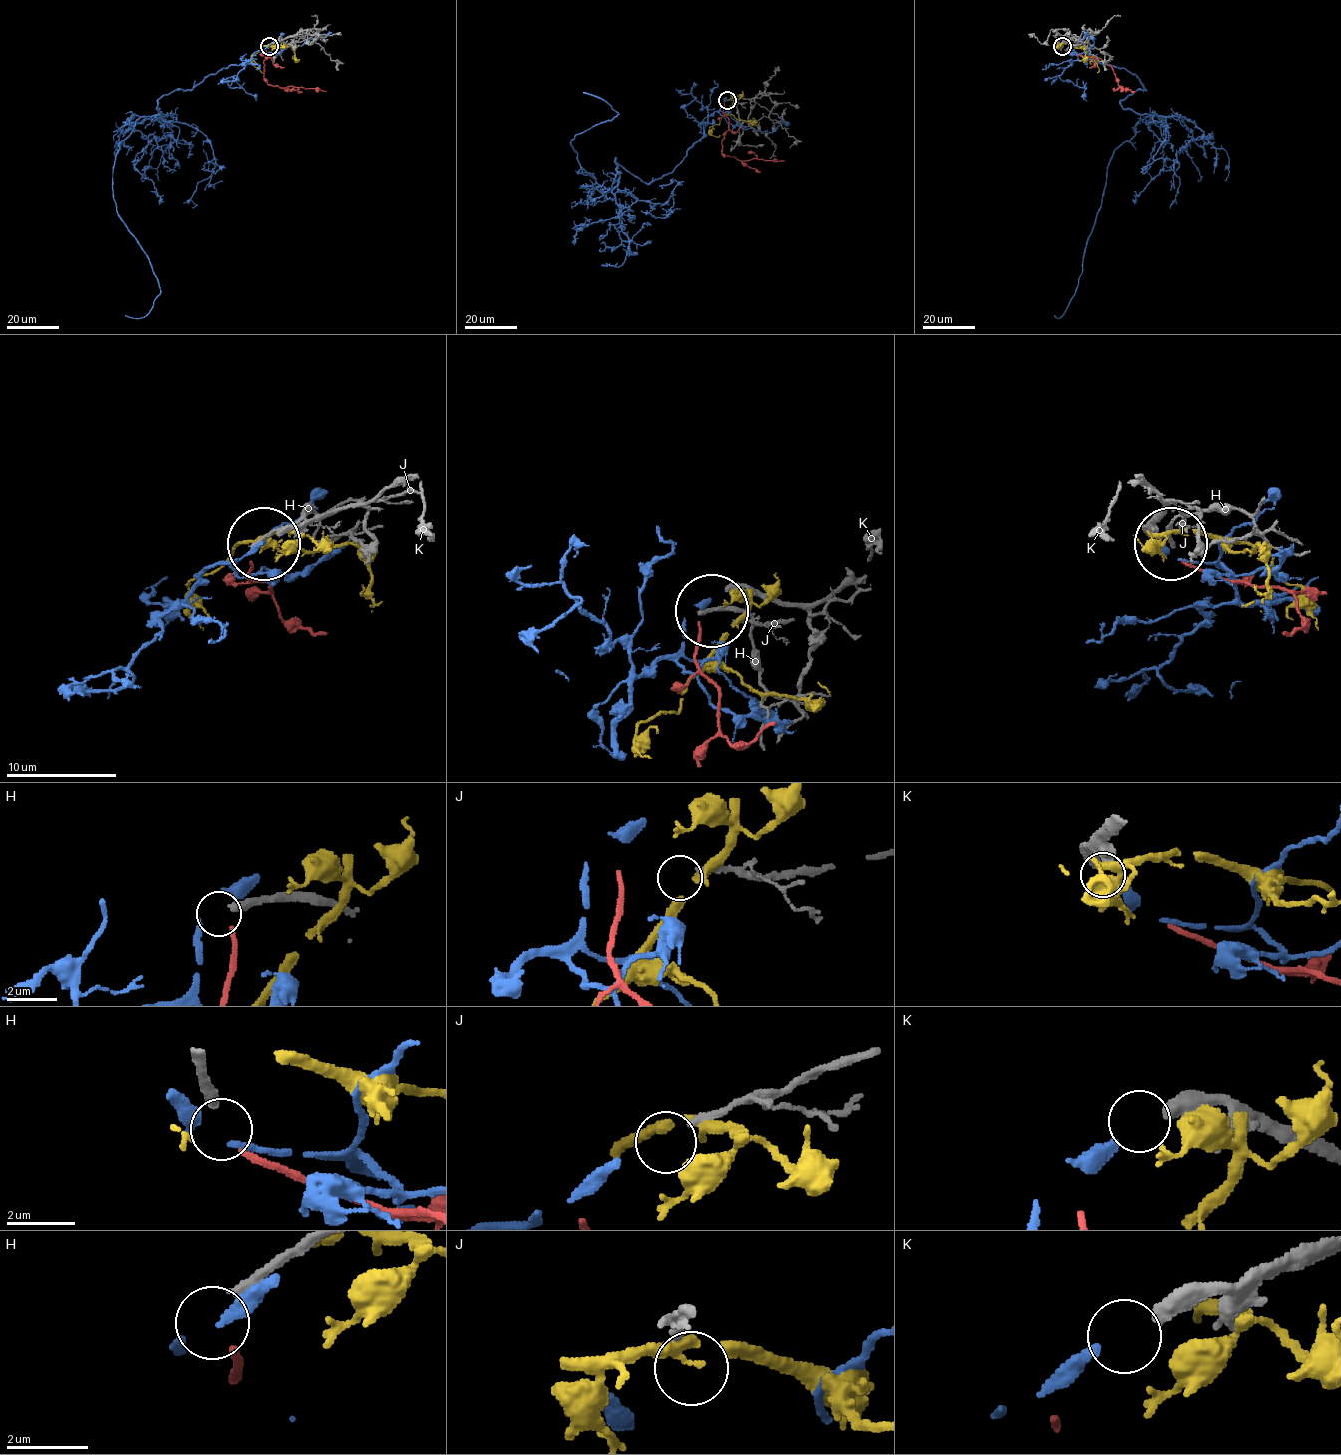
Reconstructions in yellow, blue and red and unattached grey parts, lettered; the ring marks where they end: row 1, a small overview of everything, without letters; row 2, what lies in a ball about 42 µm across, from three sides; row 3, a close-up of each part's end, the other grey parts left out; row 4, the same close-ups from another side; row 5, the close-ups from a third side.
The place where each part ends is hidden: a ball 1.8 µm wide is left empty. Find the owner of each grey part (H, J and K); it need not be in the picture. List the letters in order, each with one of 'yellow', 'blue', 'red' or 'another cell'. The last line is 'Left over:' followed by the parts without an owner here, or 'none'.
H: another cell
J: another cell
K: another cell
Left over: H, J, K

